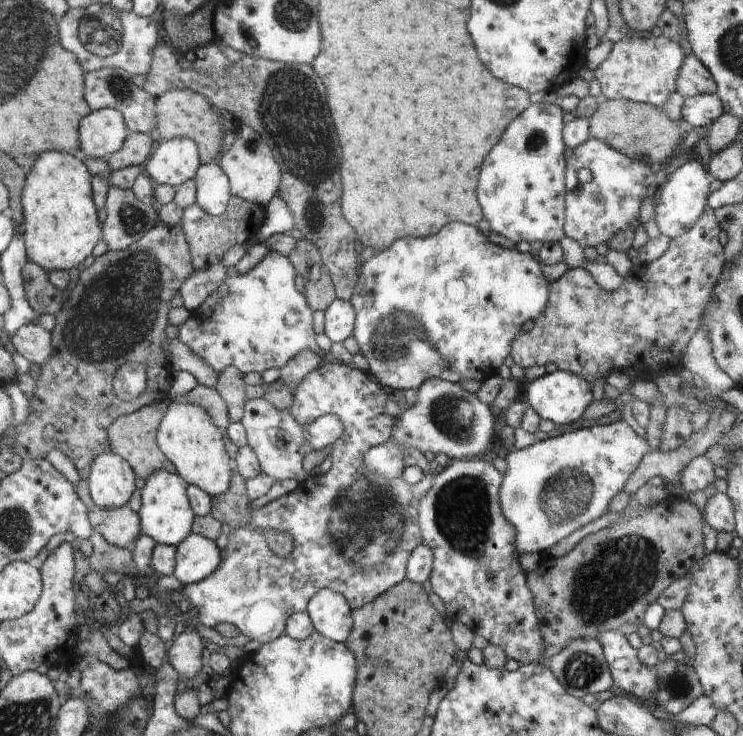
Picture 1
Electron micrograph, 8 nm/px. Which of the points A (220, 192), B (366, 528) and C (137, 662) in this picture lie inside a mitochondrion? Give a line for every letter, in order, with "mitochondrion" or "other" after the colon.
A: other
B: mitochondrion
C: other

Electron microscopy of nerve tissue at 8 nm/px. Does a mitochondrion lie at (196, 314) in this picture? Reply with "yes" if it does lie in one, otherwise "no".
no

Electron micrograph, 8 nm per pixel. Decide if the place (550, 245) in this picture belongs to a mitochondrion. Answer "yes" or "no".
no

